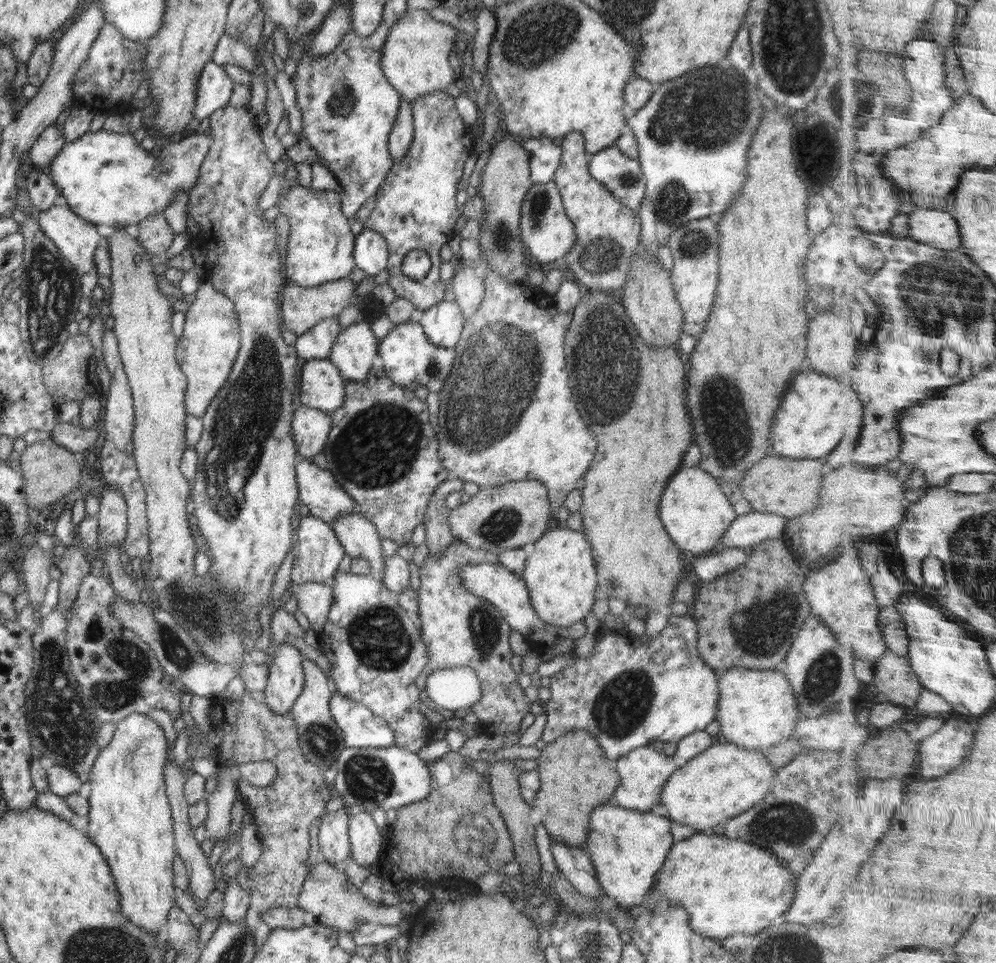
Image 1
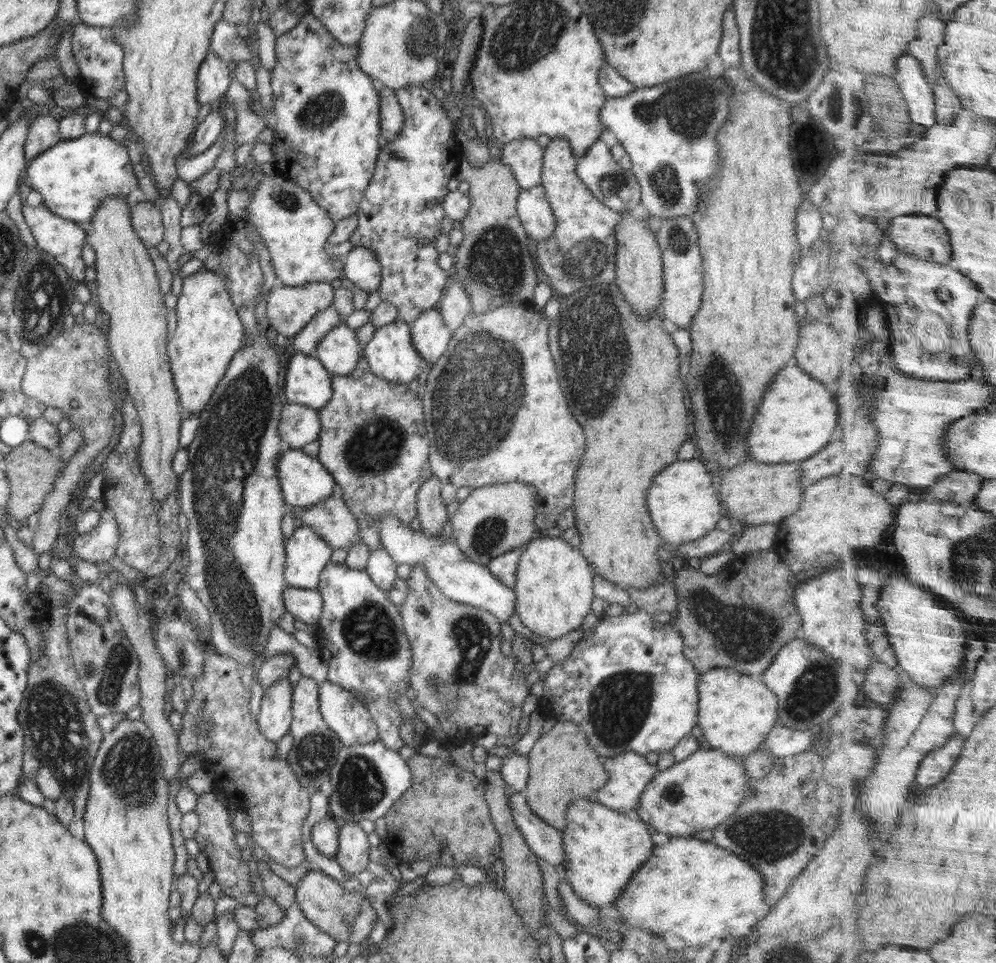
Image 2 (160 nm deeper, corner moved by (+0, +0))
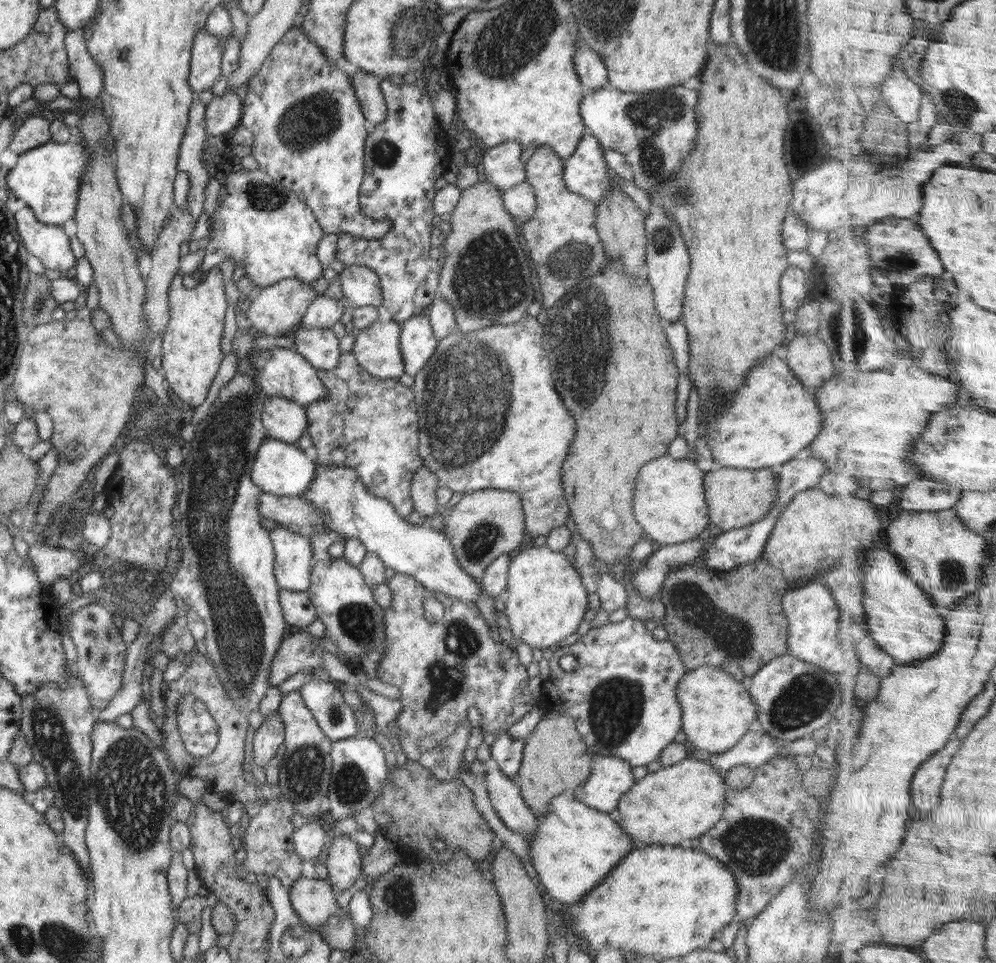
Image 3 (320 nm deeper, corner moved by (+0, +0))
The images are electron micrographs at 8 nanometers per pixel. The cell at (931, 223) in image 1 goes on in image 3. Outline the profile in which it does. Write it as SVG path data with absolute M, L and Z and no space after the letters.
M894 217L863 230L874 268L884 272L894 286L918 284L927 276L942 276L946 272L938 252L932 248L932 242L922 228L919 221Z

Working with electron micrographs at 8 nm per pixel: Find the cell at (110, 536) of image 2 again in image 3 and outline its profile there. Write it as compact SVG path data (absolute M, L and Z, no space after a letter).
M44 542L29 546L28 562L34 564L40 587L48 591L55 580L70 578L80 568L82 553L64 548L51 547Z

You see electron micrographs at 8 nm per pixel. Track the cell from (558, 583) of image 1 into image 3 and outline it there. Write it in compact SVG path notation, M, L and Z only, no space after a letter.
M547 546L517 551L509 564L507 580L505 614L519 643L525 642L532 649L544 650L556 647L566 636L578 630L589 608L588 592L574 562L570 562L562 551L554 552Z

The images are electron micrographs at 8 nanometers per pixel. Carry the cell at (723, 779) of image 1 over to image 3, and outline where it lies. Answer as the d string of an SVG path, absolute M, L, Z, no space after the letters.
M687 757L672 766L647 773L618 800L618 808L611 816L633 838L634 843L679 846L682 840L699 838L718 823L724 814L729 790L723 773L713 764Z

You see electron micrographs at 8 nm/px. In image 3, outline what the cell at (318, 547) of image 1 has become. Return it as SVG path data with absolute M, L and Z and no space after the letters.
M279 524L269 530L275 554L274 576L280 589L304 592L310 588L313 550L309 538L291 527Z

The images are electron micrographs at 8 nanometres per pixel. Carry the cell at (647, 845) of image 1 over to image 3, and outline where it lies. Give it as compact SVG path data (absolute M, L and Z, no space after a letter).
M569 794L552 798L552 804L544 816L538 815L538 828L536 834L528 839L530 845L530 857L532 866L538 874L542 892L548 896L562 902L568 906L581 902L581 898L595 886L612 870L614 866L636 848L633 838L616 823L611 814L604 813L576 801Z

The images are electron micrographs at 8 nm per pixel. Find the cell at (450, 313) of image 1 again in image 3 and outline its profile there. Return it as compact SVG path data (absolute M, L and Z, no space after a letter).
M426 314L412 316L410 320L402 323L400 351L404 362L404 373L416 377L436 352L438 342Z

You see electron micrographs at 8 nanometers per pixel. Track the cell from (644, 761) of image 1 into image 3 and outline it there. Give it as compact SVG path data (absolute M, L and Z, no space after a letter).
M590 752L591 774L584 786L569 795L576 801L604 813L612 814L618 808L618 800L636 784L632 766L616 756L604 756Z

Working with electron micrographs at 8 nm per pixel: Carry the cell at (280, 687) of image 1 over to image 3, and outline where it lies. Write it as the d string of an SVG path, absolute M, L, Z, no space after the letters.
M279 712L263 719L263 723L255 732L252 742L252 762L264 767L274 756L278 746L284 742L284 723Z

